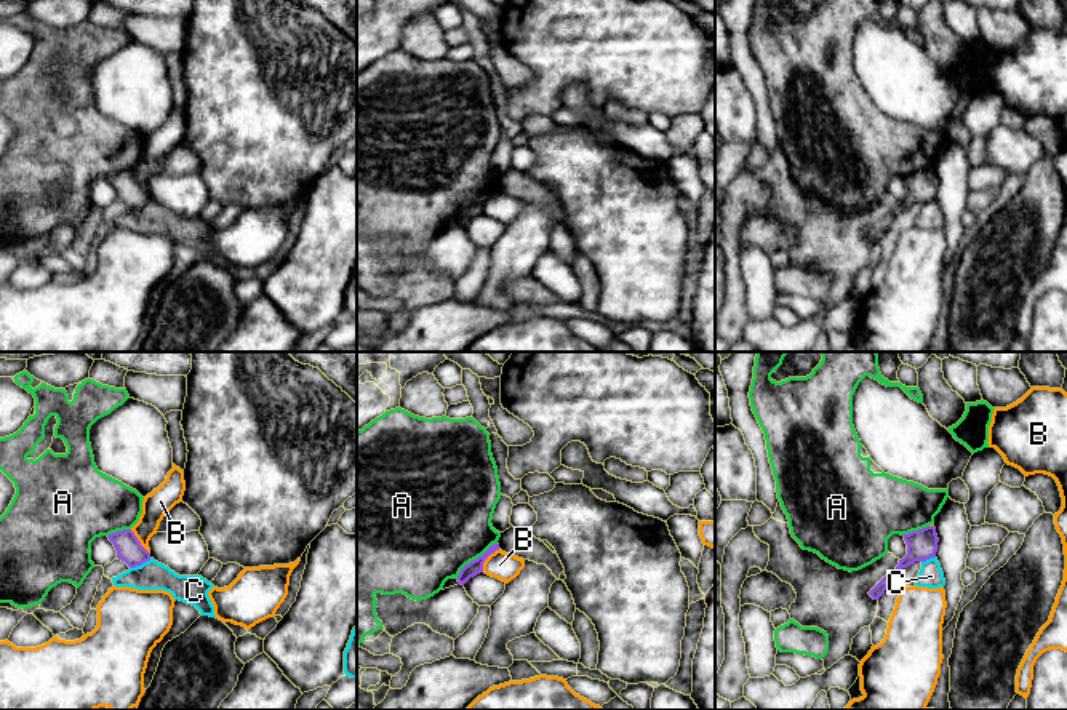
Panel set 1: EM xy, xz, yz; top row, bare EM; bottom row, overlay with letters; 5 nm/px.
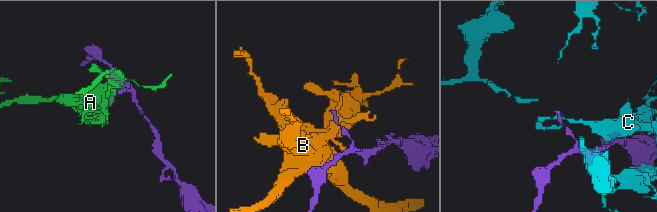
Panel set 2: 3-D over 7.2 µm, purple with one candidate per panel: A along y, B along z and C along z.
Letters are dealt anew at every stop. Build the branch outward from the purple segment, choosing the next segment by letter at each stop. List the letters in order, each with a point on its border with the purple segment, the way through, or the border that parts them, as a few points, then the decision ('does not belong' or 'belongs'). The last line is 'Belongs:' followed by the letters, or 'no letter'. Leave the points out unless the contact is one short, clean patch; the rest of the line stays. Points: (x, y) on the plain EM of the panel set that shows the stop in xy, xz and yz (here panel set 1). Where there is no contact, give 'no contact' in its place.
A: meets purple in xz at (474, 202); border along xz (496, 184), (471, 202), (456, 219); does not belong
B: meets purple in xz at (487, 199); border along xz (499, 191), (485, 202), (482, 213); does not belong
C: meets purple in xy at (139, 207); does not belong
Belongs: no letter

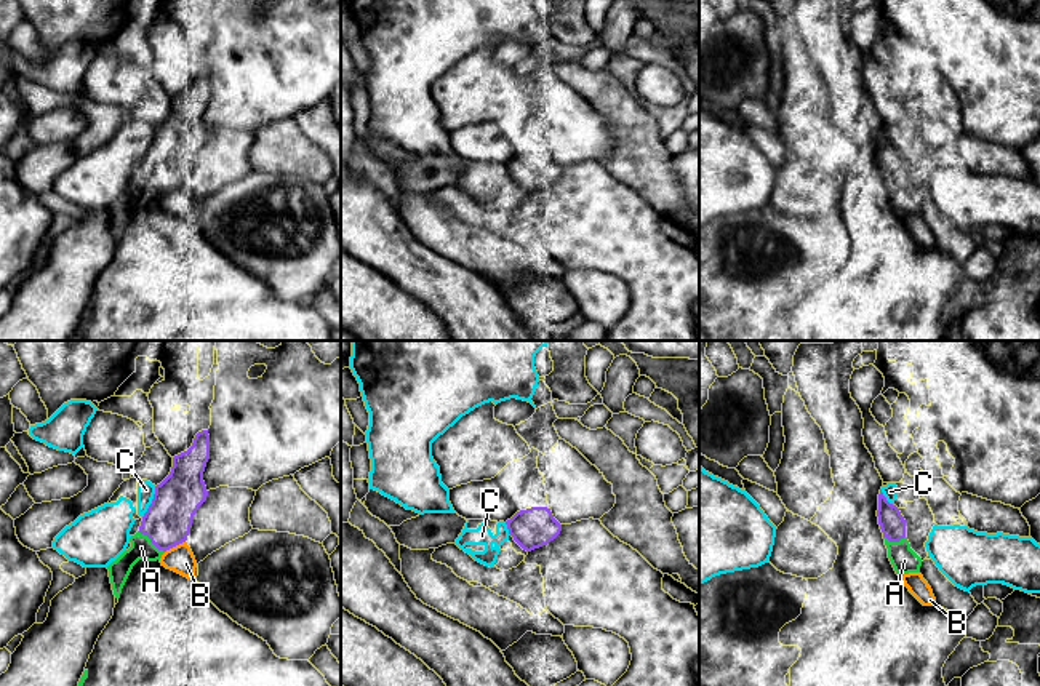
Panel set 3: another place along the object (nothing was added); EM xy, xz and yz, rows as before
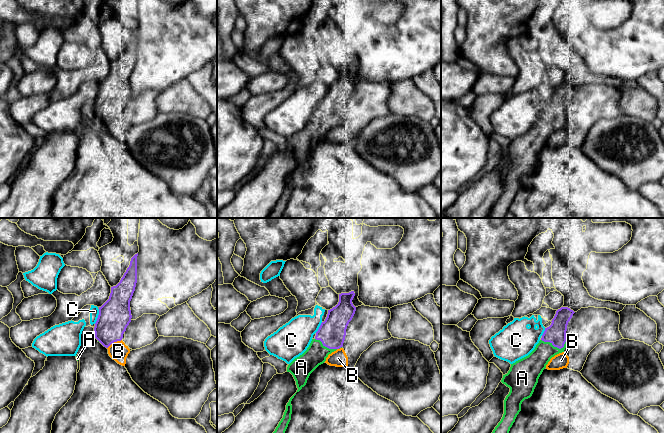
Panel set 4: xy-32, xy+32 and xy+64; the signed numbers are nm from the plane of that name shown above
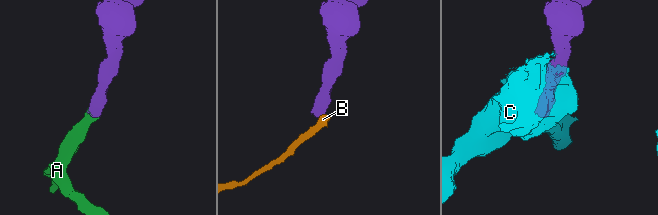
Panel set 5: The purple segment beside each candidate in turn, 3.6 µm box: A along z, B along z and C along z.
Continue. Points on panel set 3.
A: meets purple in xy at (151, 183); runs through xy (167, 165), (151, 183), (141, 189); belongs
B: meets purple in xy at (175, 187); does not belong
C: meets purple in xy at (152, 144); border along xy (156, 128), (152, 144), (143, 159); does not belong
Belongs: A

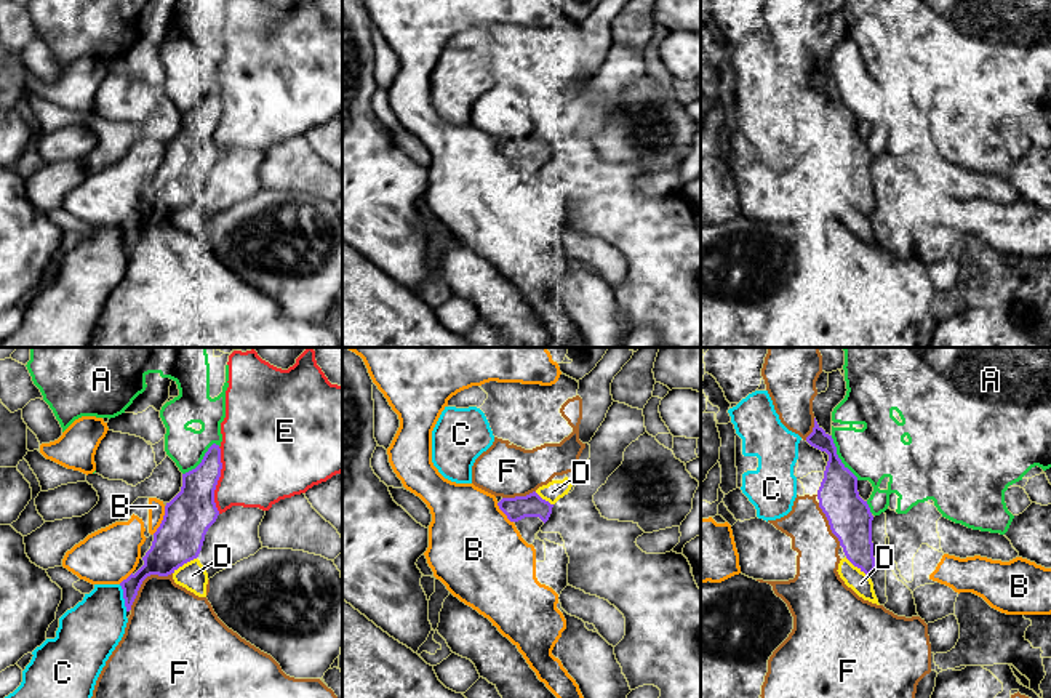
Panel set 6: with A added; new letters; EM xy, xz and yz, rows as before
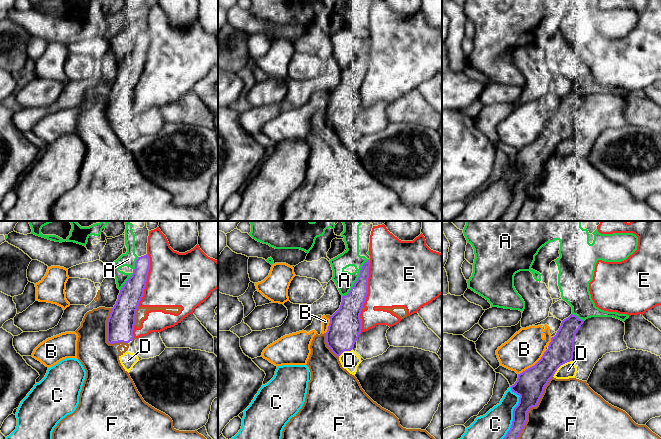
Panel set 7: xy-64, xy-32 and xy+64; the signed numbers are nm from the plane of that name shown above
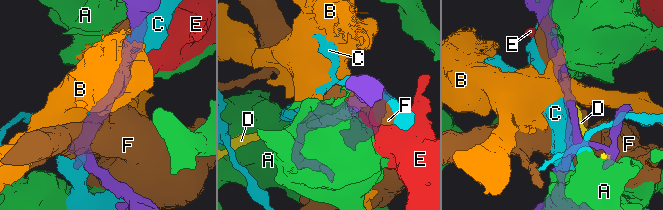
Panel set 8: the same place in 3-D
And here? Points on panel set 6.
A: meets purple in yz at (839, 100); does not belong
B: meets purple in xy at (162, 162); does not belong
C: meets purple in xy at (123, 239); does not belong
D: meets purple in yz at (858, 208); does not belong
E: meets purple in xy at (218, 120); does not belong
F: meets purple in xy at (143, 221); does not belong
Belongs: no letter

